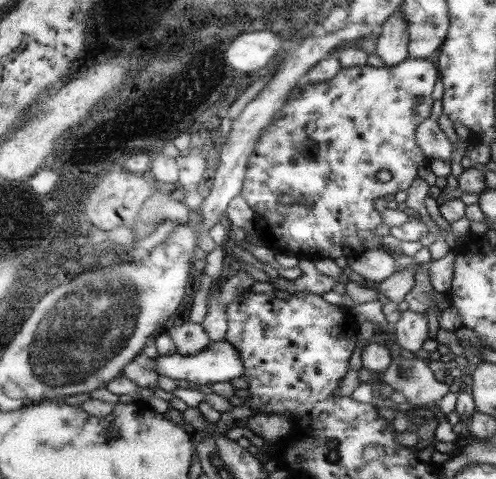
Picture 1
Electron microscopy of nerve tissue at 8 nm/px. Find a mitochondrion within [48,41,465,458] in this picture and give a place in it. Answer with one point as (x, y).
(406, 373)

